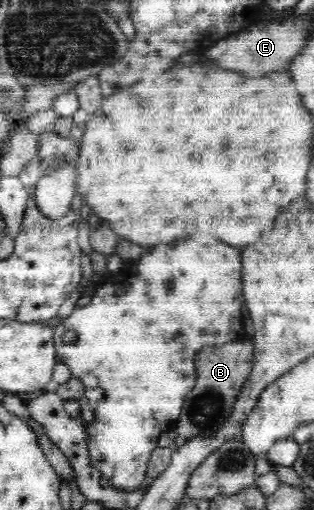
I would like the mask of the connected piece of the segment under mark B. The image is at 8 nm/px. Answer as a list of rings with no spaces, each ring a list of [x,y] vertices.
[[[247,338],[230,341],[222,347],[202,347],[194,359],[196,383],[185,397],[179,418],[173,429],[186,439],[198,435],[214,435],[230,417],[232,407],[240,395],[254,365],[254,346]]]

